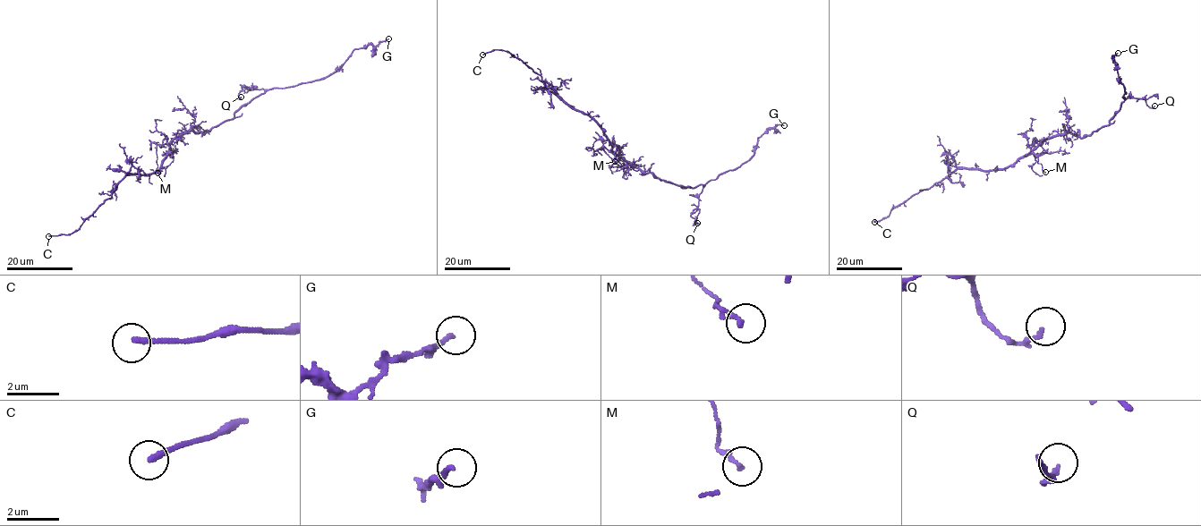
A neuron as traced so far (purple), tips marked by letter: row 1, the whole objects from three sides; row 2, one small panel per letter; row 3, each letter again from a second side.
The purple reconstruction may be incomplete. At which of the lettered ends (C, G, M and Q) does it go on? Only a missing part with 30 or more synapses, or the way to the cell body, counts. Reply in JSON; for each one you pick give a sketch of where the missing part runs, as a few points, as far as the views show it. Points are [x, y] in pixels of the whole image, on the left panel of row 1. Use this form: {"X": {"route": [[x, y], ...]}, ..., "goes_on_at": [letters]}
{"goes_on_at": ["C"]}

